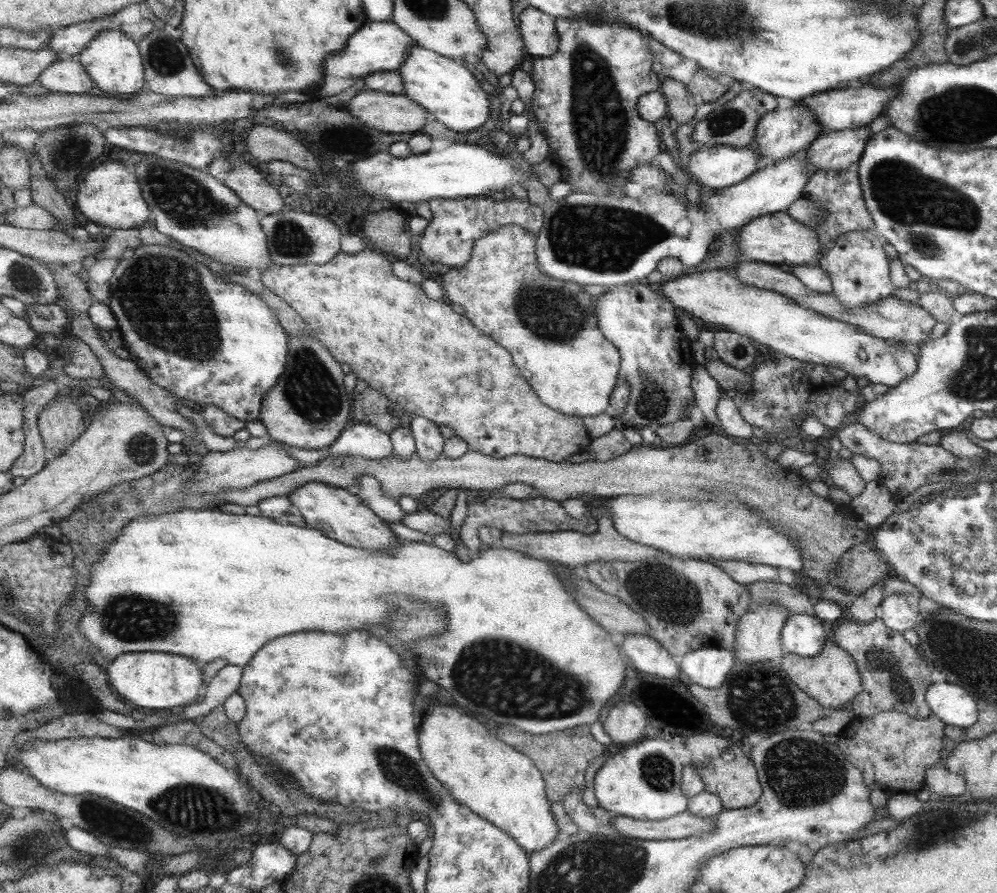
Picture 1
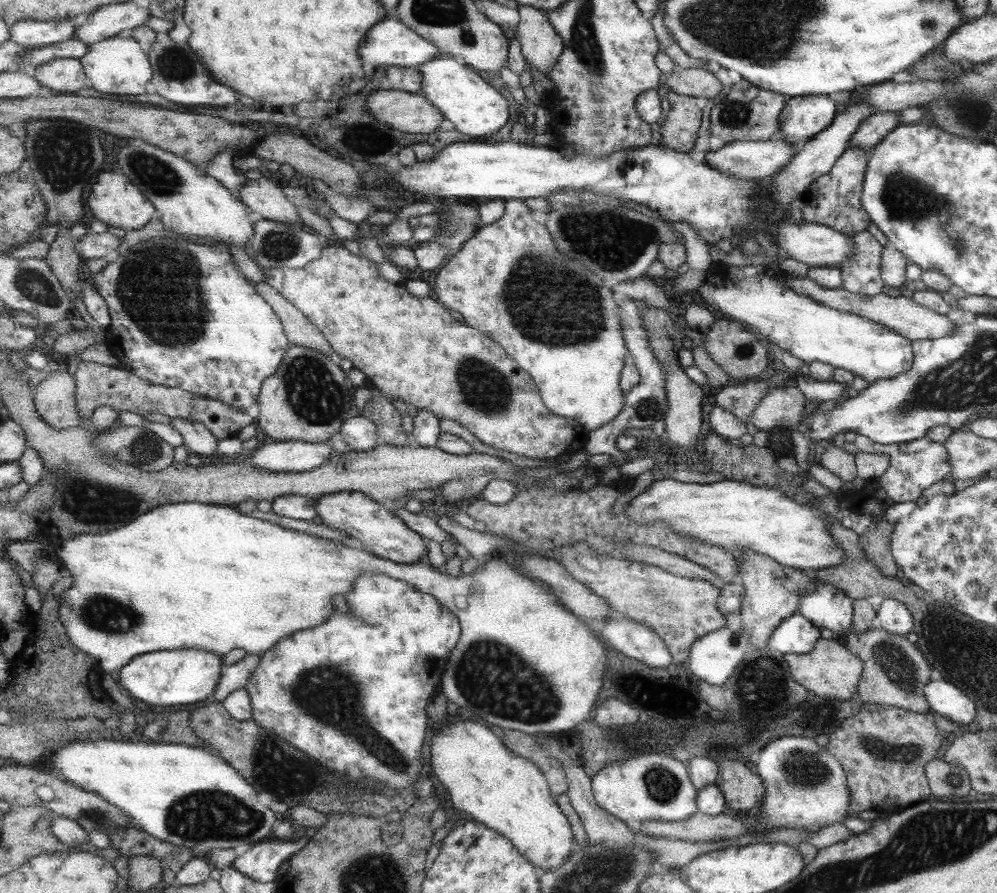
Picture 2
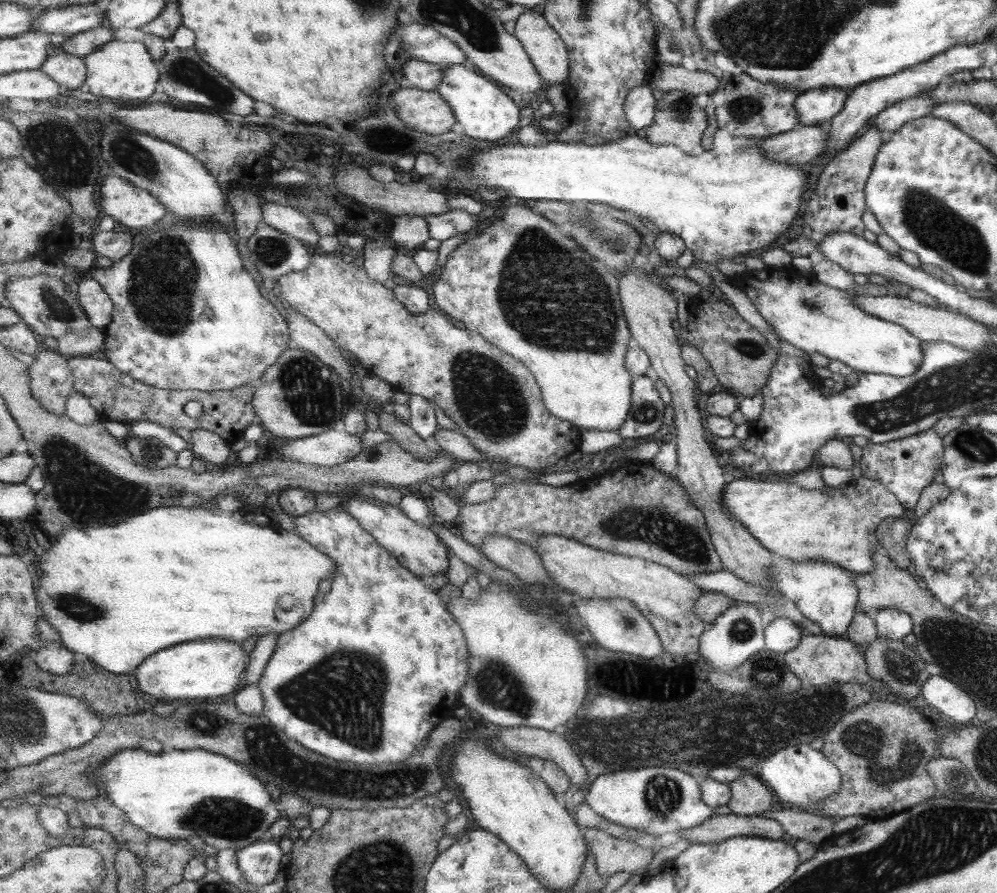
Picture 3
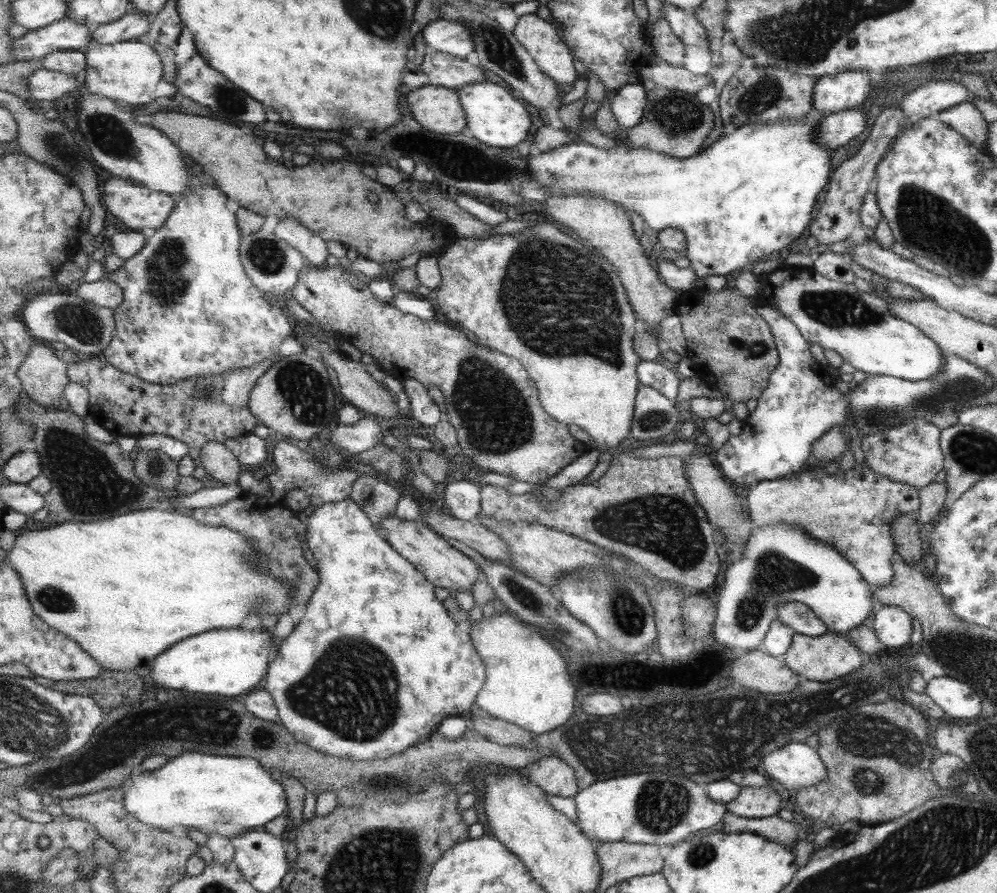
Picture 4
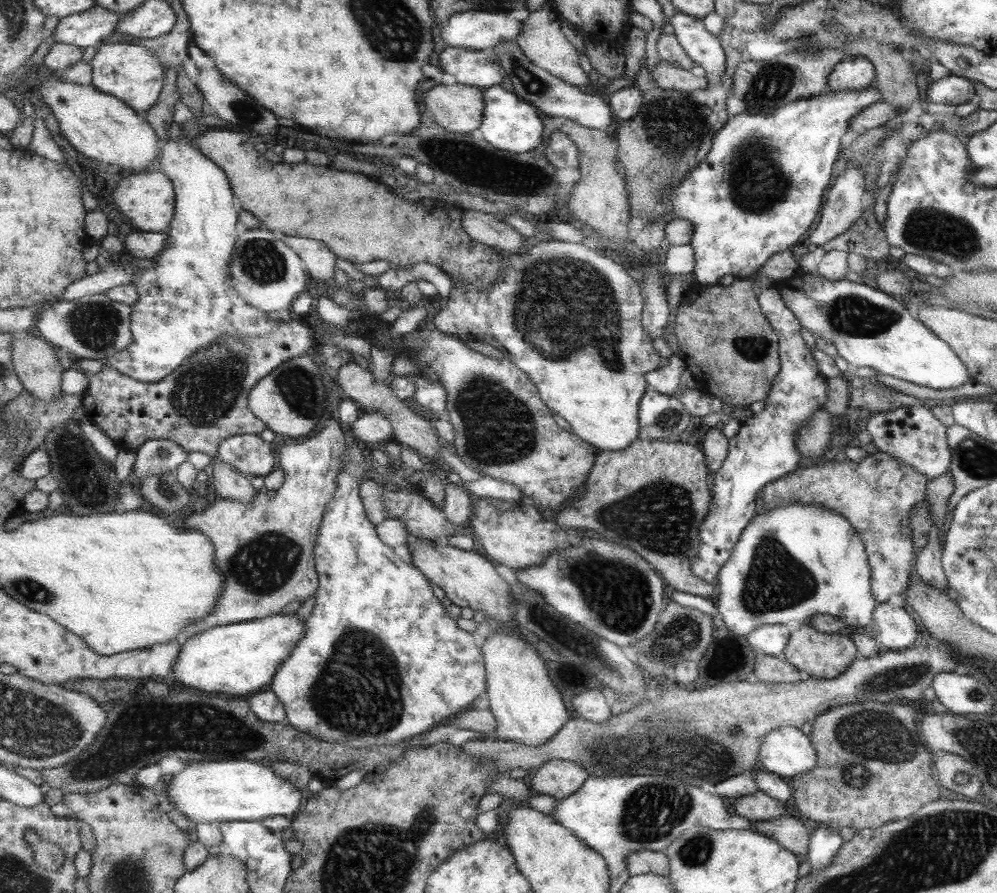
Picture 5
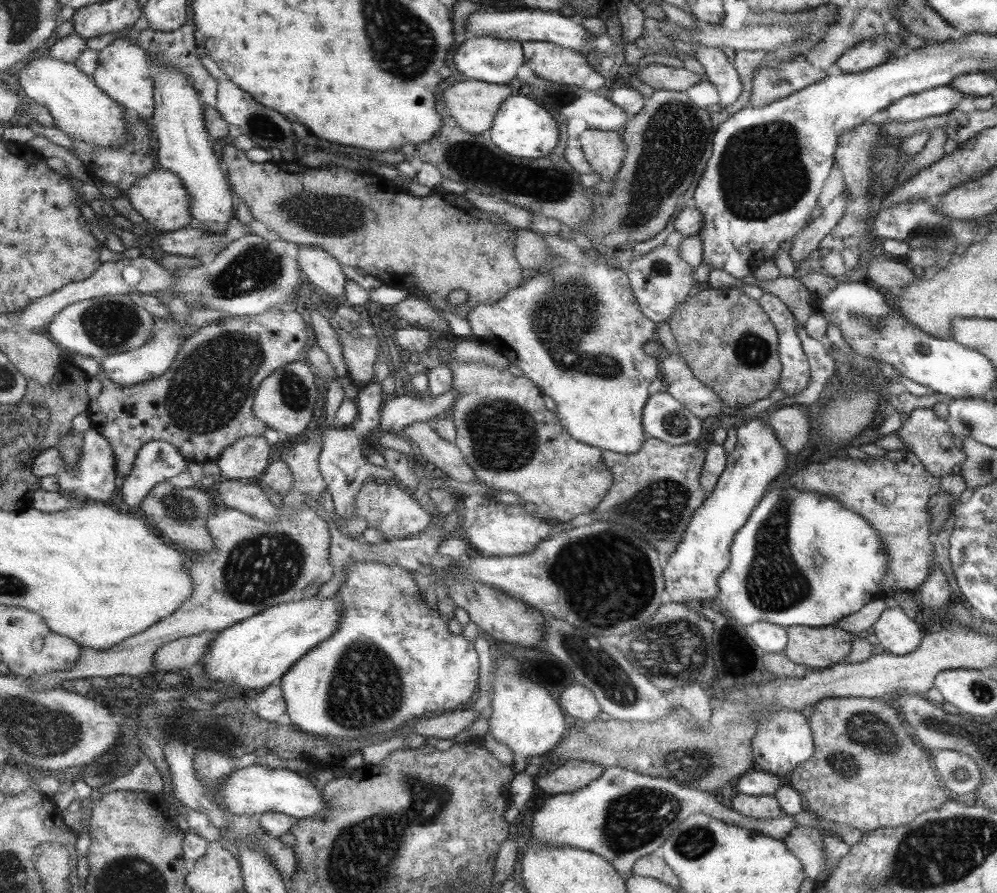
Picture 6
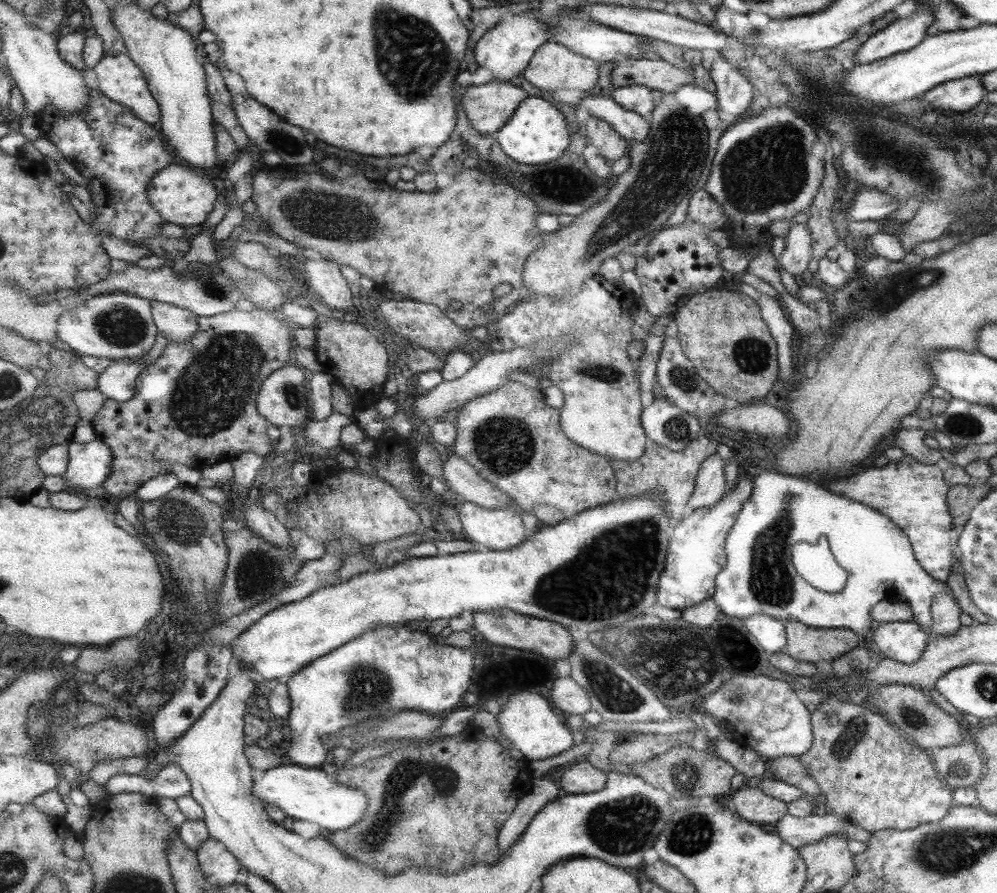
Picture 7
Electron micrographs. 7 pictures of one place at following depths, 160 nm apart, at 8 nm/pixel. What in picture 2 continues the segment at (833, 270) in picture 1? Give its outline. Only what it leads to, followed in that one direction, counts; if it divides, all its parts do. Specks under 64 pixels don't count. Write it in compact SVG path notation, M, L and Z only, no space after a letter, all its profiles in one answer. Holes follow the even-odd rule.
M857 232L851 236L853 252L851 260L840 264L841 289L852 294L875 296L883 288L879 272L881 246L869 236L869 232Z

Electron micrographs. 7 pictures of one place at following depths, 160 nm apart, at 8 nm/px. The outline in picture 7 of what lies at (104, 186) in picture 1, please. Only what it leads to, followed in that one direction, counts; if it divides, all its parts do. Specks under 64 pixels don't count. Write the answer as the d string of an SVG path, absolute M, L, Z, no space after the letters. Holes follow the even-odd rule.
M178 162L160 170L148 186L149 202L161 218L165 219L165 223L185 228L199 226L208 221L209 214L215 210L216 202L221 199L221 195L220 191L215 190L213 177Z

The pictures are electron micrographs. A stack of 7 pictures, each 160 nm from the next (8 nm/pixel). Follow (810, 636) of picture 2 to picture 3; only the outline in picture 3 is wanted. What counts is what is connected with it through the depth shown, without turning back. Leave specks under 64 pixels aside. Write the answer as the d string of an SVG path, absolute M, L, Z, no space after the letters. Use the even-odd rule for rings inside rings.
M771 618L764 628L764 648L774 653L786 653L793 650L804 634L804 630L792 620Z

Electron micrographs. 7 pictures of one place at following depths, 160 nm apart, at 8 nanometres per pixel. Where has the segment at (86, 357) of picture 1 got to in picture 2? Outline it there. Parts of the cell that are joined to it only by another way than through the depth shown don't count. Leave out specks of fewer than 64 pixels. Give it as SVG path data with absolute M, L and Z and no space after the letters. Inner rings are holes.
M82 362L74 373L76 378L76 399L82 416L93 416L99 406L111 406L116 412L129 411L143 413L161 413L168 417L183 417L202 422L218 439L237 437L241 429L257 423L257 419L224 402L201 398L179 387L159 386L139 378L119 366L103 366L95 362Z

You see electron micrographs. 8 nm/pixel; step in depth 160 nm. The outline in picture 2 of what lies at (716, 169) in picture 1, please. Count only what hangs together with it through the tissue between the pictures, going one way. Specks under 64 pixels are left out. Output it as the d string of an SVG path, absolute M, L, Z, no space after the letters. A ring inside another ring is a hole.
M777 132L774 136L763 141L733 141L725 143L720 149L706 152L704 154L704 162L707 162L711 167L716 167L723 174L729 174L735 178L758 180L779 172L781 168L788 164L788 160L795 154L797 149L798 146L785 141L782 138L782 134Z

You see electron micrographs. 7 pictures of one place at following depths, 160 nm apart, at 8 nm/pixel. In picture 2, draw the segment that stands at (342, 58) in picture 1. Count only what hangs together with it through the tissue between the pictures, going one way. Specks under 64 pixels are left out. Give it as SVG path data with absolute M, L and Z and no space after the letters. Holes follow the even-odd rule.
M389 16L384 21L379 21L368 32L368 36L364 38L363 44L360 46L360 57L363 58L365 64L369 62L375 68L390 66L399 66L401 68L417 67L419 68L425 61L431 60L440 52L438 46L432 42L425 40L416 32L413 32L403 21Z

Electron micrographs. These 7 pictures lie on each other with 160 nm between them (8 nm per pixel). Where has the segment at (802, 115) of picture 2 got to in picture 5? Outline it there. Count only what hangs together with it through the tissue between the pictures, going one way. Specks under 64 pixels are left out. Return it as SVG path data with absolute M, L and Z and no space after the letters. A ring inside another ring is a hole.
M861 55L846 57L839 61L828 77L828 88L838 90L861 90L875 82L876 71L872 62Z

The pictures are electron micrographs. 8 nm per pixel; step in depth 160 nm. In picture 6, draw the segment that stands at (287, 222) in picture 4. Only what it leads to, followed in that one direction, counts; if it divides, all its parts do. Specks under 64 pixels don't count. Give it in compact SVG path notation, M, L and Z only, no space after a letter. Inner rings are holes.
M319 246L294 247L306 280L324 297L324 301L343 299L347 276L344 266L328 251Z

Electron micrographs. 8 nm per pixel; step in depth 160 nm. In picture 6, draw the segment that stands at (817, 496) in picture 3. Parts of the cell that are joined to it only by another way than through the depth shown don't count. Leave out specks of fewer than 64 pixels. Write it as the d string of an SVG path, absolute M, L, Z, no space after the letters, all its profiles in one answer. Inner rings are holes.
M906 448L891 450L891 464L889 464L889 460L881 457L867 457L866 459L848 457L842 460L829 456L827 462L809 464L807 468L789 476L789 484L797 486L797 491L818 493L820 496L836 500L849 510L855 511L861 518L867 519L875 527L876 534L880 535L880 542L887 546L888 553L888 572L884 574L883 586L881 586L881 591L885 596L881 598L883 601L891 601L899 593L914 592L923 581L927 580L928 574L931 573L932 562L935 560L931 545L932 535L929 535L928 531L929 517L925 506L930 496L939 493L940 484L939 478L929 474L929 471L912 451L908 451ZM887 486L891 487L891 494L893 494L891 503L888 506L878 504L875 494L877 492L883 494Z

